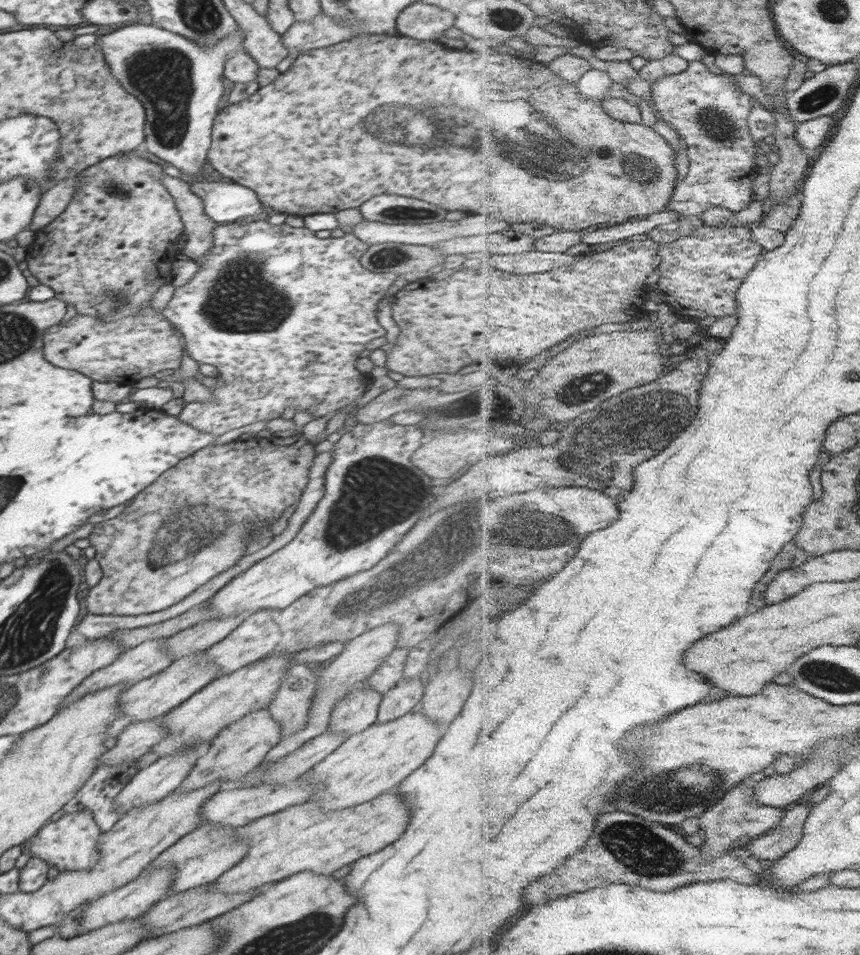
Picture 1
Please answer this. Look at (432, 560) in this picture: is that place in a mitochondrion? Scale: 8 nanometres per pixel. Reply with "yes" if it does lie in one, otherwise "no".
yes

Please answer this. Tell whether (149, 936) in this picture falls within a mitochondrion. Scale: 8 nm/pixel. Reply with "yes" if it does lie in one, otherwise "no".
no

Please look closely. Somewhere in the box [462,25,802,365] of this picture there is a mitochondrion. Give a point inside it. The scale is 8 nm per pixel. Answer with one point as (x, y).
(543, 134)

